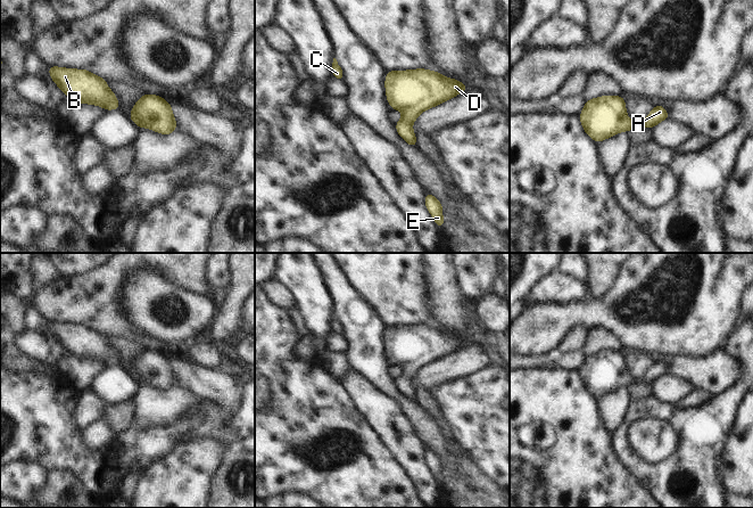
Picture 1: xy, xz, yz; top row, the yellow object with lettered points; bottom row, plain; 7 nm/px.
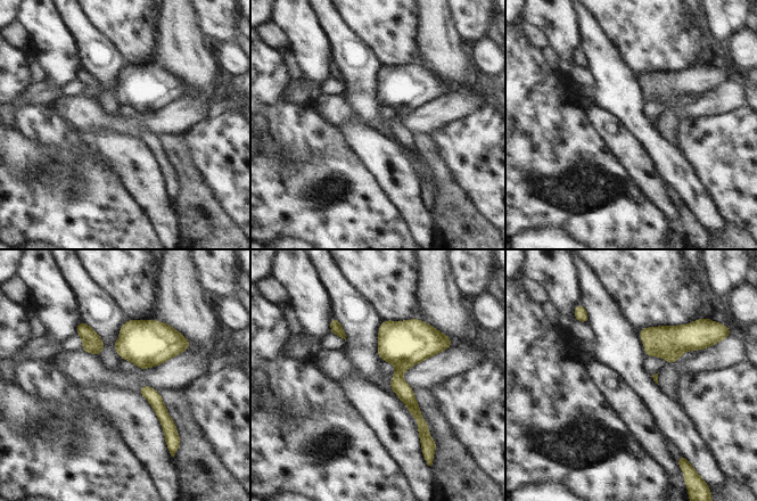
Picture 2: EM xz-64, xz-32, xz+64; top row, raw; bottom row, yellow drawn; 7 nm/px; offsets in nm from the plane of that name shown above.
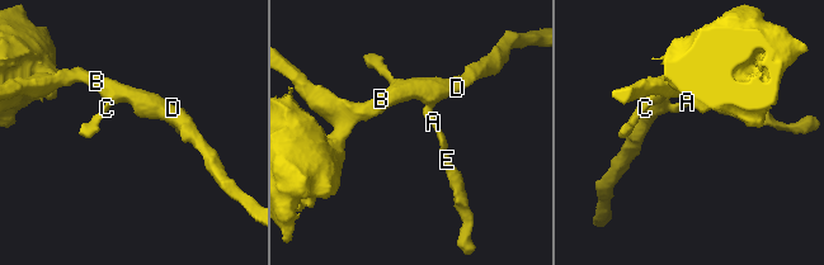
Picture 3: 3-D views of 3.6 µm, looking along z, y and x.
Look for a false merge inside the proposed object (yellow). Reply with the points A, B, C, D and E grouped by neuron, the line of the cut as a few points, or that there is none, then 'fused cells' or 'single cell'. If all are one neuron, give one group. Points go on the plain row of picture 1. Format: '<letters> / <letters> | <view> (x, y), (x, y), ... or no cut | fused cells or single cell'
A B C D E | no cut | single cell

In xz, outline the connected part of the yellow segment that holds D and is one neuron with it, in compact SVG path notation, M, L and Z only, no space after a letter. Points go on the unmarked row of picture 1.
M423 323L389 326L386 349L391 364L400 364L403 372L395 378L398 390L412 402L417 402L412 378L419 369L469 344L458 335Z

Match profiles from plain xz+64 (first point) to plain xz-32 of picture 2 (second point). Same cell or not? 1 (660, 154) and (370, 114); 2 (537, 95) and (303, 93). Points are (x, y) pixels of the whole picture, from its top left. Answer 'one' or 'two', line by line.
1: one
2: two

